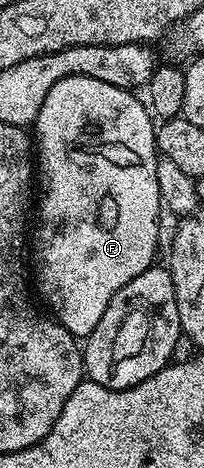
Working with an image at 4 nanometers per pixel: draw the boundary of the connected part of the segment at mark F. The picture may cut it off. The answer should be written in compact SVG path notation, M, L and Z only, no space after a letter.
M81 76L62 78L50 87L33 124L38 149L37 169L38 172L39 169L43 172L43 198L39 201L39 266L33 269L33 273L34 276L35 273L39 276L39 293L47 300L46 308L50 316L76 339L86 339L93 331L93 327L101 323L101 315L105 315L105 307L109 299L113 299L113 295L117 295L117 291L121 291L121 287L125 287L129 279L141 275L141 271L150 269L156 260L155 248L159 245L159 213L161 214L157 183L157 167L161 160L157 152L157 125L148 106L140 98L139 102L134 95L136 94L130 88L122 89L112 83L101 82L99 79Z

